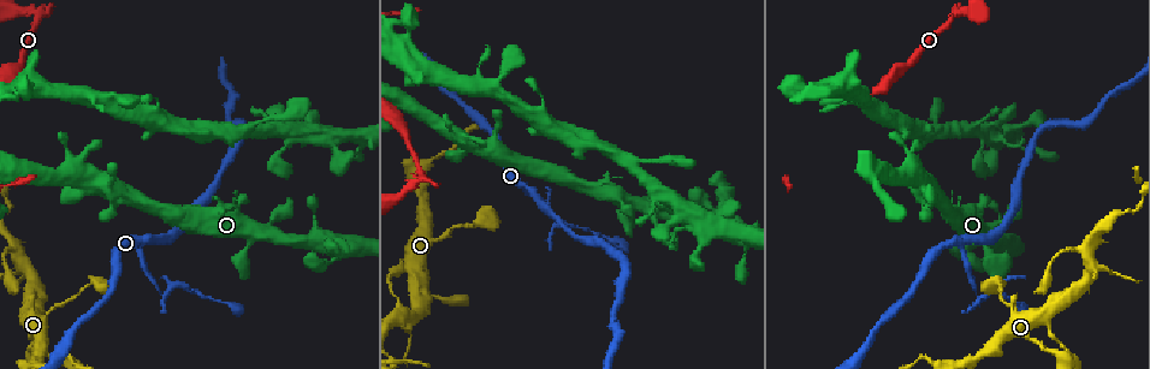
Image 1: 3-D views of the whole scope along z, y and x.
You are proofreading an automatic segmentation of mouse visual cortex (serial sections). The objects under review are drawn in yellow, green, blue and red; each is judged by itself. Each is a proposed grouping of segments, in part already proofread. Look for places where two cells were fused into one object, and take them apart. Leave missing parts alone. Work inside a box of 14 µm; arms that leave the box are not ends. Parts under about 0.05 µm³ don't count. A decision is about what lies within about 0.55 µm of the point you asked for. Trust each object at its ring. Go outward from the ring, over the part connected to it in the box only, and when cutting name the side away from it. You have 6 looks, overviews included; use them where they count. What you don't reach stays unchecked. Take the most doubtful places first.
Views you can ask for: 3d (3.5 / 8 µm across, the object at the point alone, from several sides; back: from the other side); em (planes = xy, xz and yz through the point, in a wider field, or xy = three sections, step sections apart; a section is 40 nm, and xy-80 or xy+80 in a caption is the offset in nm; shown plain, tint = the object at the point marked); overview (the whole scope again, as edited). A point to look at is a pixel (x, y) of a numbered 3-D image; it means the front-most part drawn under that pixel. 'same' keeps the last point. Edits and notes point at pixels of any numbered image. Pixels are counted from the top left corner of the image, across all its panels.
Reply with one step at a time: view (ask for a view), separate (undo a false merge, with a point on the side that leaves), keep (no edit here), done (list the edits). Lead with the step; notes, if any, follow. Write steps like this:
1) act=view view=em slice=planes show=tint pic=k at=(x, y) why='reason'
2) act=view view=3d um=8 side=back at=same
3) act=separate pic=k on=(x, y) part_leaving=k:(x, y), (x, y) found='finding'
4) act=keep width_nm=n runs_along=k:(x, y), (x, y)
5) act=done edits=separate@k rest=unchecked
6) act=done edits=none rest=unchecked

act=view view=3d um=8 pic=1 at=(35, 13) why='abrupt turn'

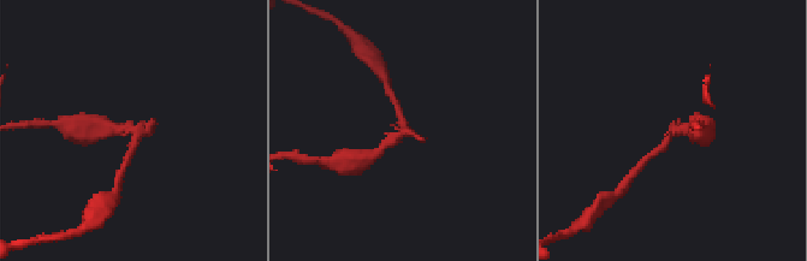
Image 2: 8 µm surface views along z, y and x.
act=view view=3d um=3.5 pic=2 at=(674, 128) why='zoom in'

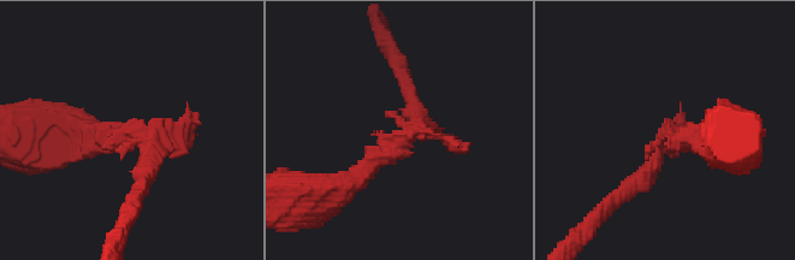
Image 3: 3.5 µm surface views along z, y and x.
act=view view=em slice=xy step=5 show=tint pic=3 at=(666, 140) why='need the tissue'

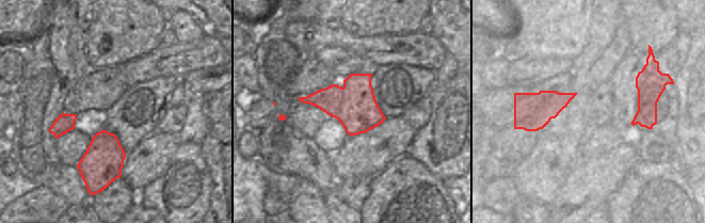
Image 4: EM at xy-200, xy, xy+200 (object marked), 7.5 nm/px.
act=separate pic=3 on=(380, 161) part_leaving=3:(414, 131), (355, 178), (314, 199) found='a second cell is stuck on'

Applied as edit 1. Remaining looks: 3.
act=view view=3d um=3.5 pic=1 at=(170, 289) why='calibre changes'

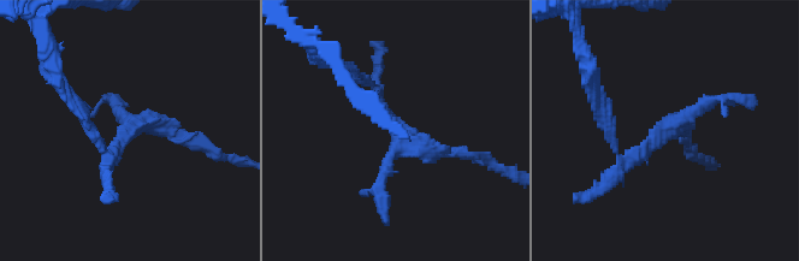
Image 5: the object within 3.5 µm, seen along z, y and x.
act=view view=em slice=xy step=1 show=tint pic=5 at=(123, 132)

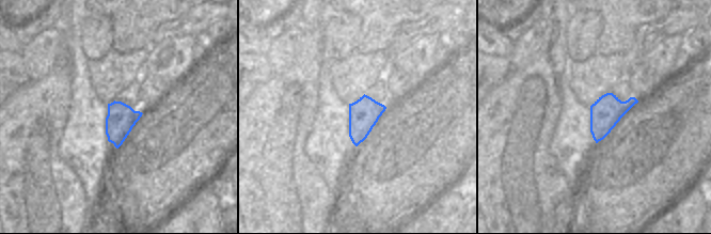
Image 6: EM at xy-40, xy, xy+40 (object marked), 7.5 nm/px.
act=view view=em slice=xy step=3 show=tint at=same why='cut it another way'

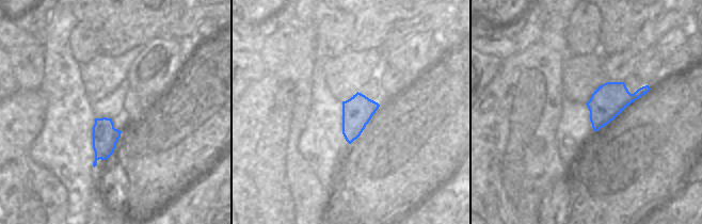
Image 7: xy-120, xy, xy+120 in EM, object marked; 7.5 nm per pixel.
act=keep runs_along=5:(361, 78), (409, 147), (454, 153) found='continuous, no second cell'

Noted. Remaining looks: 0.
act=done edits=separate@3 rest=unchecked

